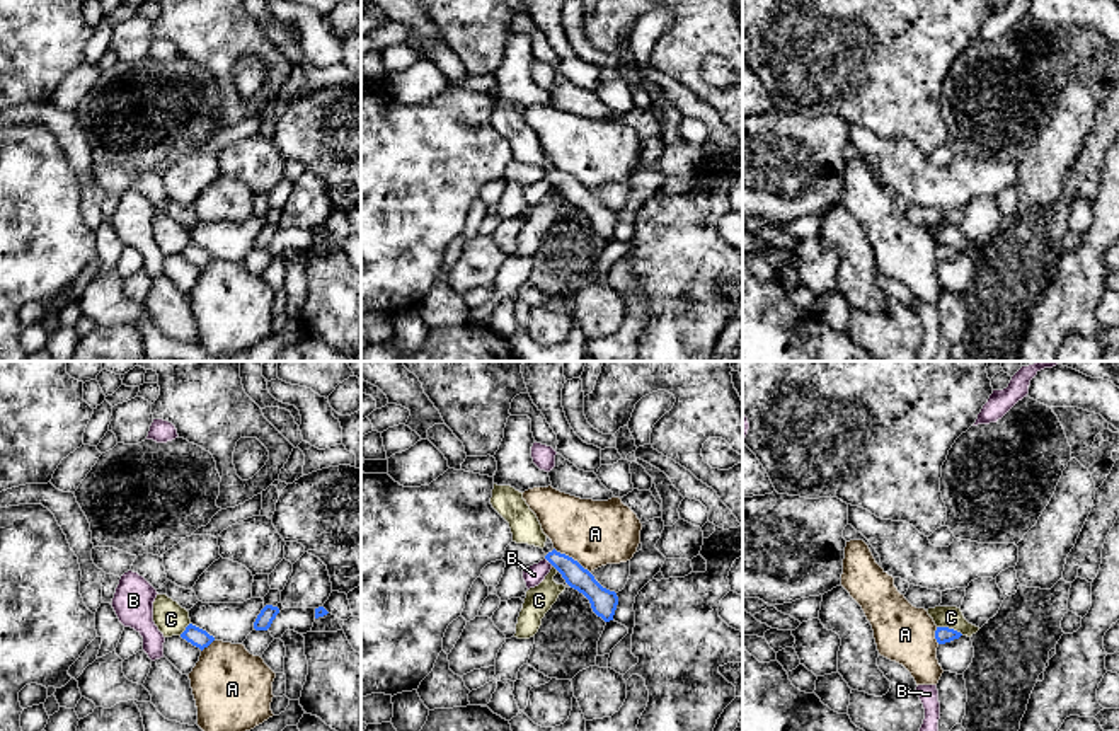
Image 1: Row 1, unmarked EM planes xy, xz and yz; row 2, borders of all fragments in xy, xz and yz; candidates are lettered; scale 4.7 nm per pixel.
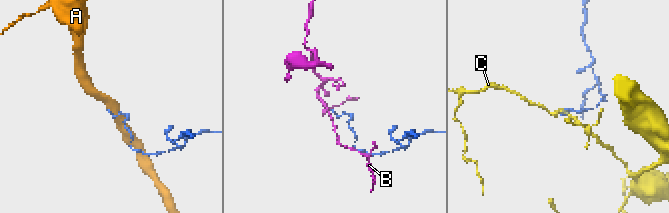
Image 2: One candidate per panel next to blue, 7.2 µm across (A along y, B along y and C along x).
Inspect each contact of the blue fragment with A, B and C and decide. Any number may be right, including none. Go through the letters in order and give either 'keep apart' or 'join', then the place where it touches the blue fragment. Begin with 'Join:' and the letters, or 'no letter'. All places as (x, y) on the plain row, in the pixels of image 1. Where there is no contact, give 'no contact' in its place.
Join: no letter
A: keep apart; contact xz (571, 176)
B: keep apart; contact xz (549, 179)
C: keep apart; contact yz (951, 247)

